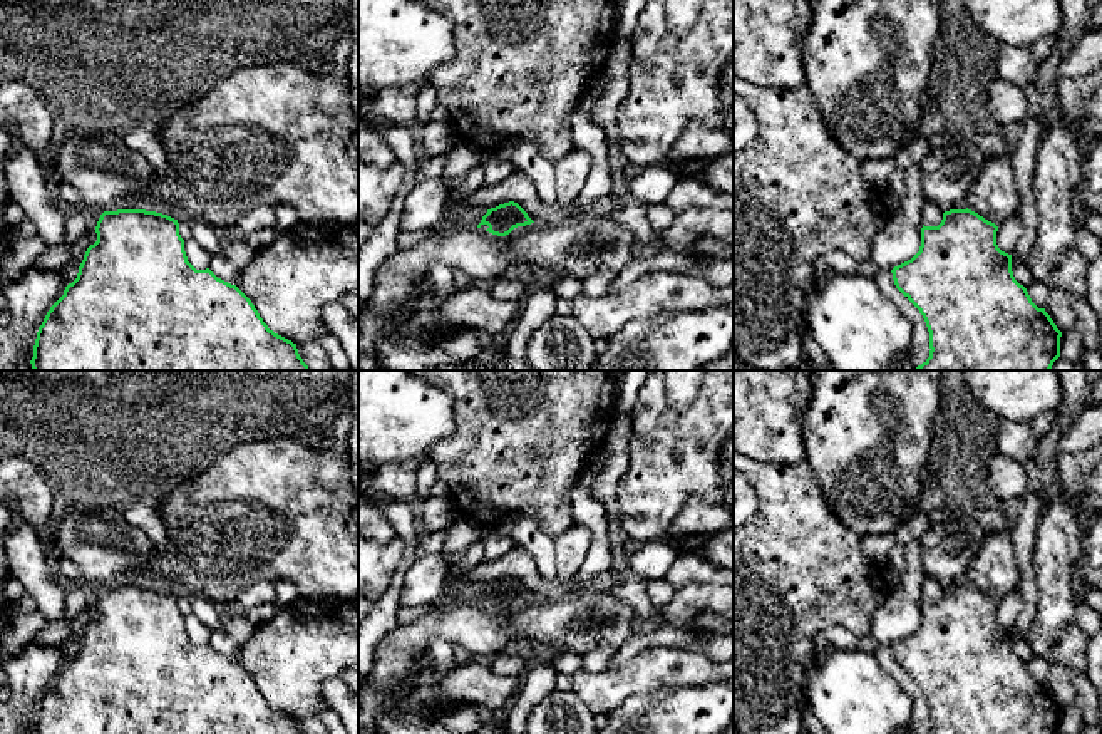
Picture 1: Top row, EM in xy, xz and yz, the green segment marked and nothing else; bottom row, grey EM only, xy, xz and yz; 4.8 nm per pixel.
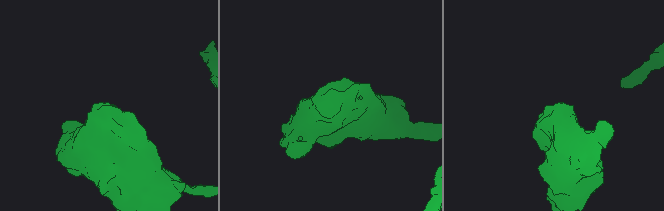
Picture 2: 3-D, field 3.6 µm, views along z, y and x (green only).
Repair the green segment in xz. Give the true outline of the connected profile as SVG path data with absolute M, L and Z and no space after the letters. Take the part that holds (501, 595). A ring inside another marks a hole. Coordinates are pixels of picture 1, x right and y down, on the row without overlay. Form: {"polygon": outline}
{"polygon": "M514 576L499 580L496 583L487 585L487 588L482 592L477 603L482 600L487 600L489 603L486 607L506 612L518 602L526 602L534 598L528 588Z"}

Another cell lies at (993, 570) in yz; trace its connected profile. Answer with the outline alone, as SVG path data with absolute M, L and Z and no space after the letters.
M988 530L966 571L968 585L1000 602L1017 590L1020 571L1010 530Z

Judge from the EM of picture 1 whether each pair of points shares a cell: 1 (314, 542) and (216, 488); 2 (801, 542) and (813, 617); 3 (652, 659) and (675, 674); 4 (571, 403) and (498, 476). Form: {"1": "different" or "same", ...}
{"1": "same", "2": "same", "3": "same", "4": "same"}

